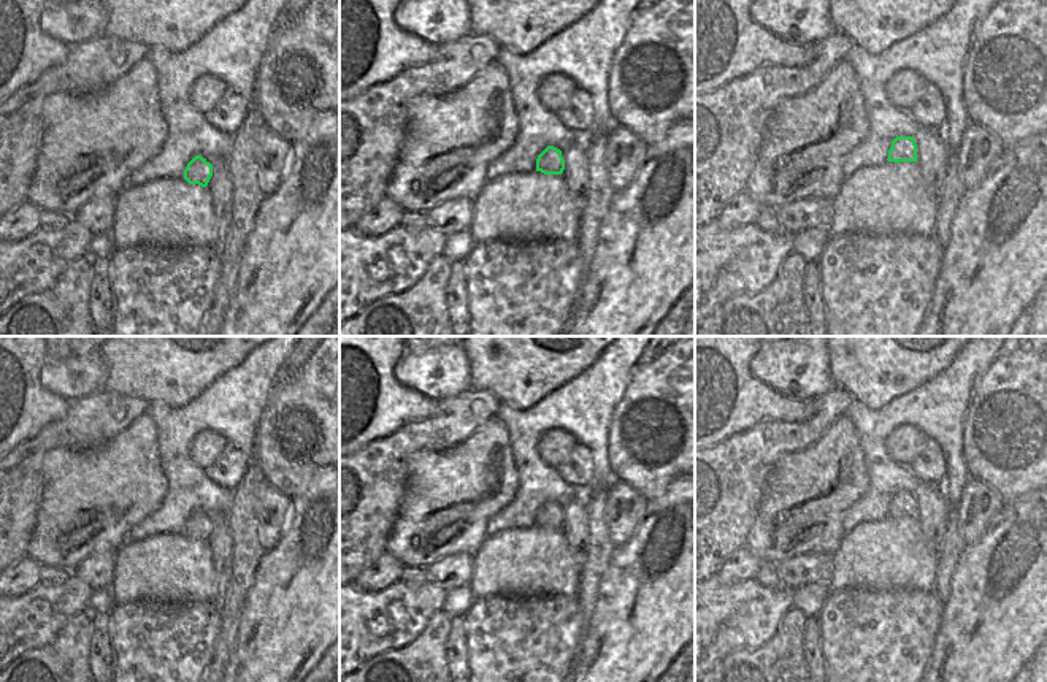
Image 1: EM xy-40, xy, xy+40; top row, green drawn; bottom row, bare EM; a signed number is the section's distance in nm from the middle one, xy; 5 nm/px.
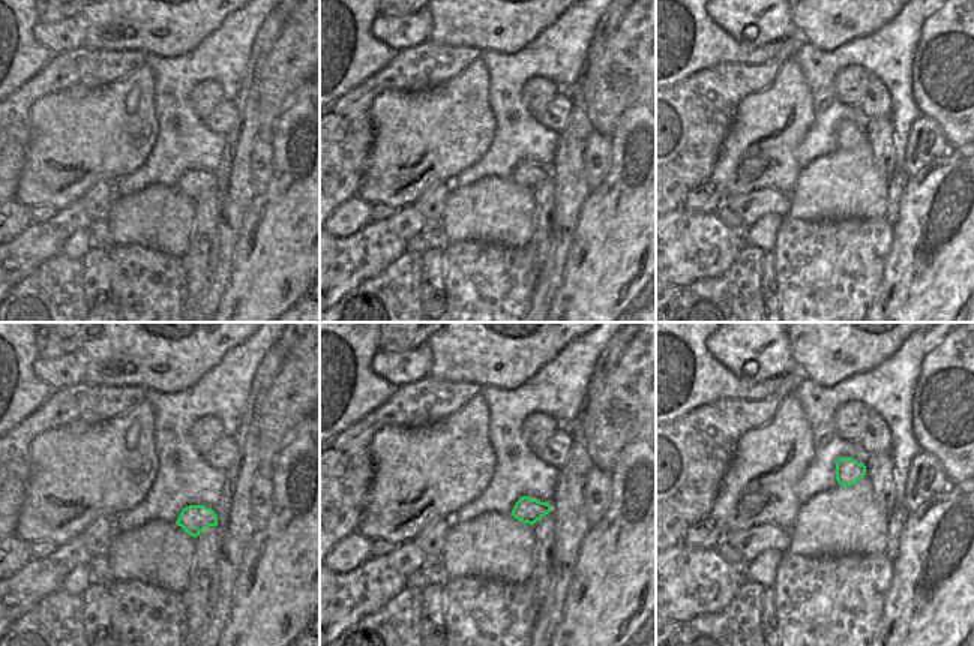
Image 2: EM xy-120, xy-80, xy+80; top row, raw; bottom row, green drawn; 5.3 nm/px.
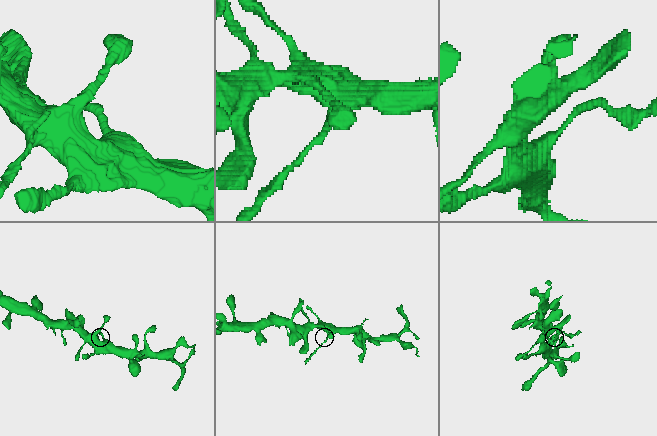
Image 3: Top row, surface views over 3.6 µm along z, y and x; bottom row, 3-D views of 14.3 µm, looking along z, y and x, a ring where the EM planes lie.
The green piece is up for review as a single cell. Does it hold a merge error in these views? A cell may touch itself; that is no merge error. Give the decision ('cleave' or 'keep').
cleave

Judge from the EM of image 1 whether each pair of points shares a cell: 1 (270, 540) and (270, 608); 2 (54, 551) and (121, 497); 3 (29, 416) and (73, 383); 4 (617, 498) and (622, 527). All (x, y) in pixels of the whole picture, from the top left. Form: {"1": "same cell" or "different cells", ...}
{"1": "different cells", "2": "same cell", "3": "different cells", "4": "same cell"}

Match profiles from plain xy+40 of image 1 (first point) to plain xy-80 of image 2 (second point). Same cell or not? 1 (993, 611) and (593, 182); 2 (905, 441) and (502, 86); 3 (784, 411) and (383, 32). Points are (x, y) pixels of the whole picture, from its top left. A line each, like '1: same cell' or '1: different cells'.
1: different cells
2: different cells
3: different cells

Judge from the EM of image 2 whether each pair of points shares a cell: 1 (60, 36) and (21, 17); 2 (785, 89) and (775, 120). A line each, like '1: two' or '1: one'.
1: two
2: one

